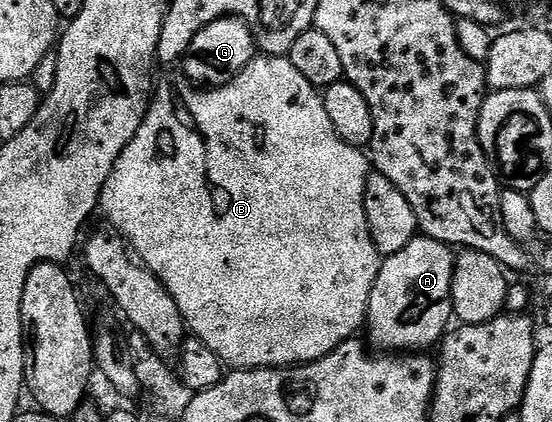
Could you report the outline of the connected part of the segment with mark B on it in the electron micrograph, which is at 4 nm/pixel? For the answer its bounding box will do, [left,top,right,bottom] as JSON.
[98,57,382,371]

